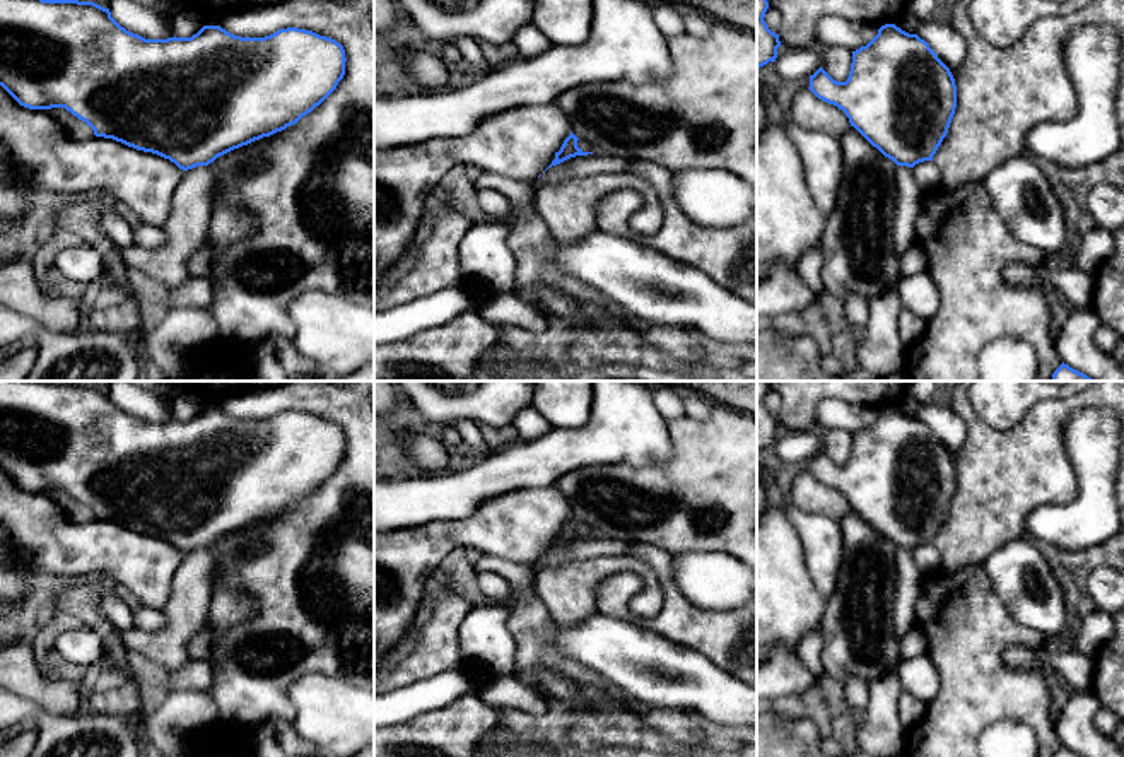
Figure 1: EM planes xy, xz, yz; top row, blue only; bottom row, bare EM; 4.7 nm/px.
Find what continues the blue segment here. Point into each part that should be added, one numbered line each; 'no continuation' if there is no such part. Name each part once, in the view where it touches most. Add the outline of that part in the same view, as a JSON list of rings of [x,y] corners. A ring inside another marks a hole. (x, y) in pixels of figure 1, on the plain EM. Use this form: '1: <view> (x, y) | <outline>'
no continuation

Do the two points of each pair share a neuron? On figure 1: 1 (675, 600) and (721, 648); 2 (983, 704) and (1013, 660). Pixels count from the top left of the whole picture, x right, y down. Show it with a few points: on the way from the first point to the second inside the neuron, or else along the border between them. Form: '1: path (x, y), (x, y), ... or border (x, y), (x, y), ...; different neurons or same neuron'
1: path (685, 612), (709, 636); same neuron
2: border (1046, 650), (1010, 646), (1001, 658); different neurons

